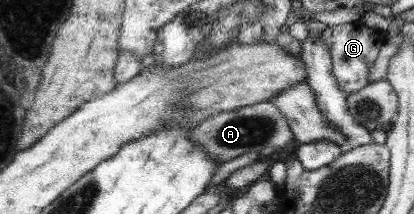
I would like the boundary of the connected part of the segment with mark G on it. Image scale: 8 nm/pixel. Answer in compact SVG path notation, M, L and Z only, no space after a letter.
M363 21L359 23L347 23L344 25L332 25L321 33L322 40L330 49L332 59L332 72L339 89L347 96L359 92L370 84L369 69L380 52L381 47L387 41L389 32L376 31L367 28Z

